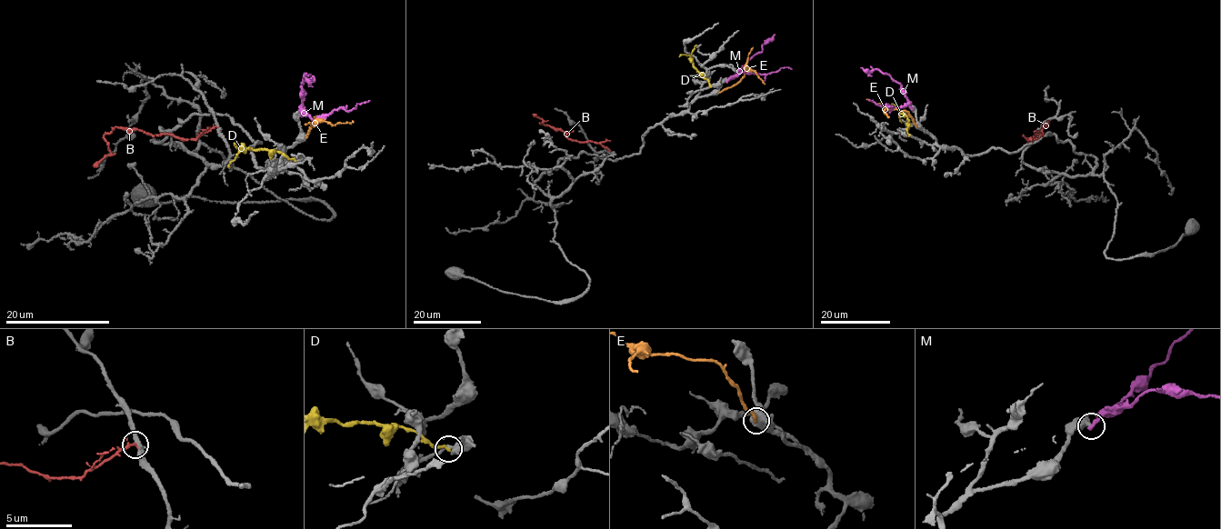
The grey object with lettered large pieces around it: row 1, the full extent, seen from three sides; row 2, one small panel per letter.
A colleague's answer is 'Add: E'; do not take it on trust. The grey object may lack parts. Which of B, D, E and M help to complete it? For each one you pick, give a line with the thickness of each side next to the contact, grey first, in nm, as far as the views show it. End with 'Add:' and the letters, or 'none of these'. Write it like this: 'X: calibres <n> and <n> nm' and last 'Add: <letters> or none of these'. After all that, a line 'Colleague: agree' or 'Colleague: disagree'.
B: calibres 360 and 200 nm
E: calibres 750 and 200 nm
Add: B, E
Colleague: disagree

